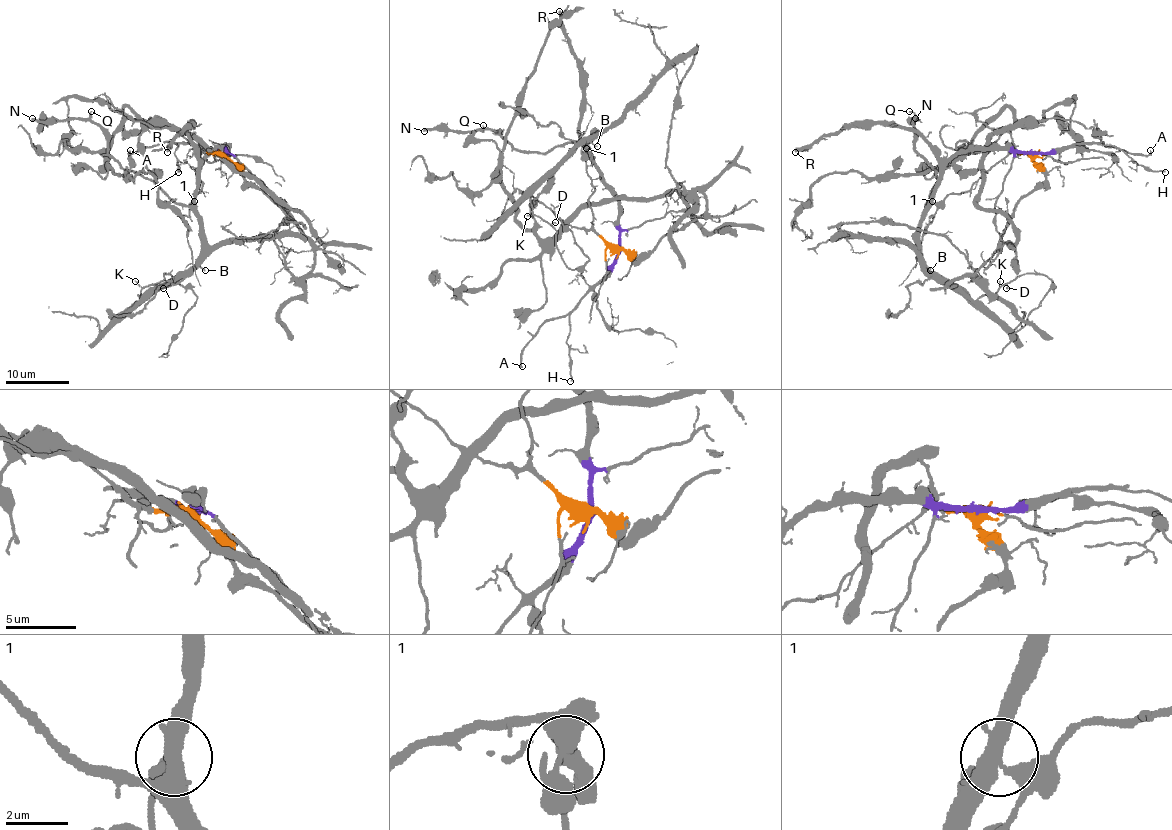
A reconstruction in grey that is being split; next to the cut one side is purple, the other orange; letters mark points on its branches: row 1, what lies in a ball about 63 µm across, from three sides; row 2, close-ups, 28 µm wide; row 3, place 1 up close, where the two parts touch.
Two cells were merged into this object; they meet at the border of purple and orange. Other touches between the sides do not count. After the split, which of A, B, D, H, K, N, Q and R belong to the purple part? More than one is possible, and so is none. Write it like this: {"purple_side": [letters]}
{"purple_side": ["A", "B", "D", "H", "K", "N", "Q", "R"]}

